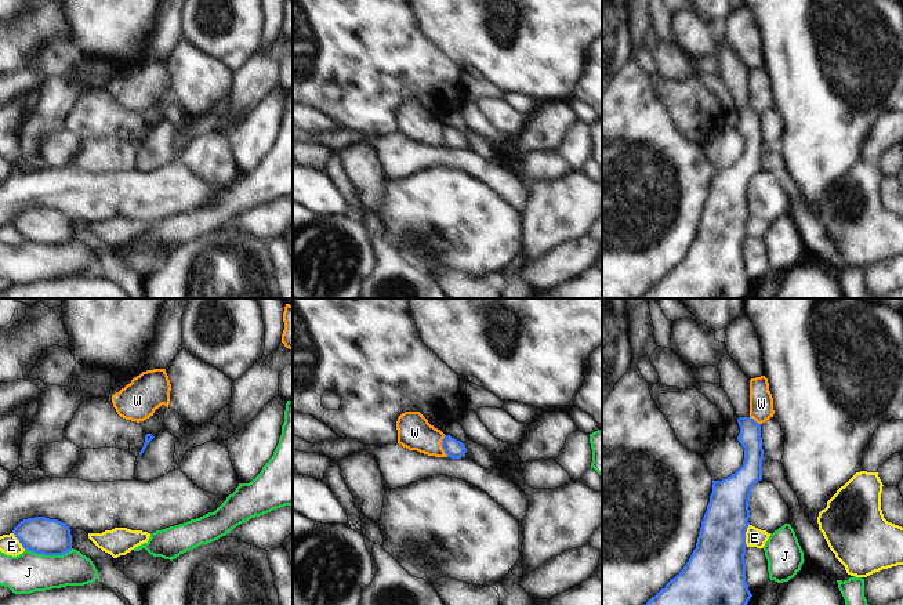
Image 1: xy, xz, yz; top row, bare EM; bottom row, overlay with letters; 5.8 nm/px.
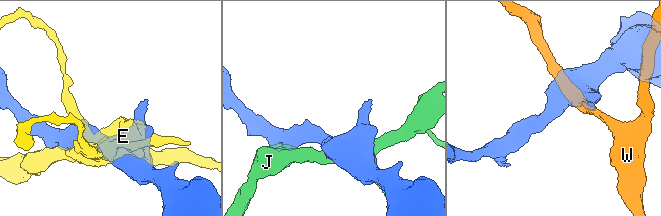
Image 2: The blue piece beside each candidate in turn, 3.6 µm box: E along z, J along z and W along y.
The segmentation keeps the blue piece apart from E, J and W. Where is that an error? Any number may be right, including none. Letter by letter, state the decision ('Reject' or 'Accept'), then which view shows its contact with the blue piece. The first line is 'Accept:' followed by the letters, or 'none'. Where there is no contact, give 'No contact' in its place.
Accept: none
E: Reject. Touches blue in yz
J: Reject. Touches blue in xy
W: Reject. Touches blue in xz

